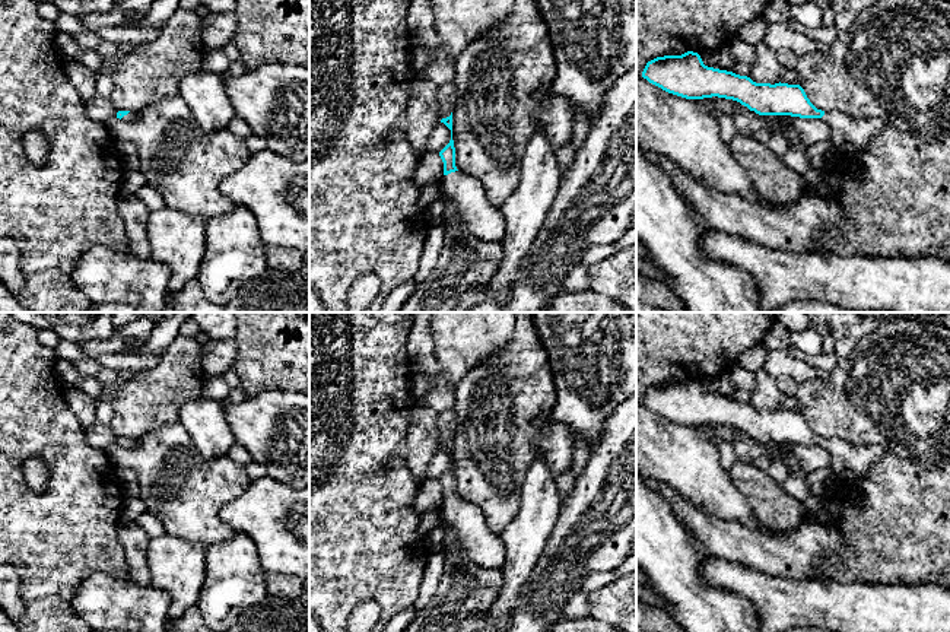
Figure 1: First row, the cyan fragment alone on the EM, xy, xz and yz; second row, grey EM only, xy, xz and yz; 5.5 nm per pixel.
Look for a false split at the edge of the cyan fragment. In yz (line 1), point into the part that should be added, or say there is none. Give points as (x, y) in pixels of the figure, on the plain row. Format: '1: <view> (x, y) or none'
1: yz (851, 461)

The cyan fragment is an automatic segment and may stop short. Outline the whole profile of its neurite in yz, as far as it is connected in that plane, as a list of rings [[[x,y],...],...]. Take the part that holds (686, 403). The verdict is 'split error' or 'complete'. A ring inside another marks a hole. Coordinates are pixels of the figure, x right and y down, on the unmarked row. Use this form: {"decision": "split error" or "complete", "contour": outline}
{"decision": "split error", "contour": [[[693,378],[648,388],[642,404],[686,426],[718,423],[737,428],[759,442],[822,445],[832,457],[836,476],[846,480],[867,476],[870,467],[887,454],[878,444],[857,445],[839,438],[817,436],[800,412],[756,410],[747,403],[708,394]]]}

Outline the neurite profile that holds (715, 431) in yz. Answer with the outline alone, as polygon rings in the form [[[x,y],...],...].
[[[718,423],[703,425],[703,428],[708,429],[708,433],[709,433],[708,441],[711,442],[715,442],[717,439],[724,439],[735,444],[737,435],[741,432],[737,428],[718,425]]]

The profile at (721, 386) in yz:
[[[724,372],[717,378],[702,379],[699,382],[705,393],[727,398],[731,398],[737,390],[731,382],[730,372]]]

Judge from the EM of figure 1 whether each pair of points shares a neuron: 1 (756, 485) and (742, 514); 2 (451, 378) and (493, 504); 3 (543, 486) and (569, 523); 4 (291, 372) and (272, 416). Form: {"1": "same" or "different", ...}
{"1": "different", "2": "different", "3": "different", "4": "different"}

